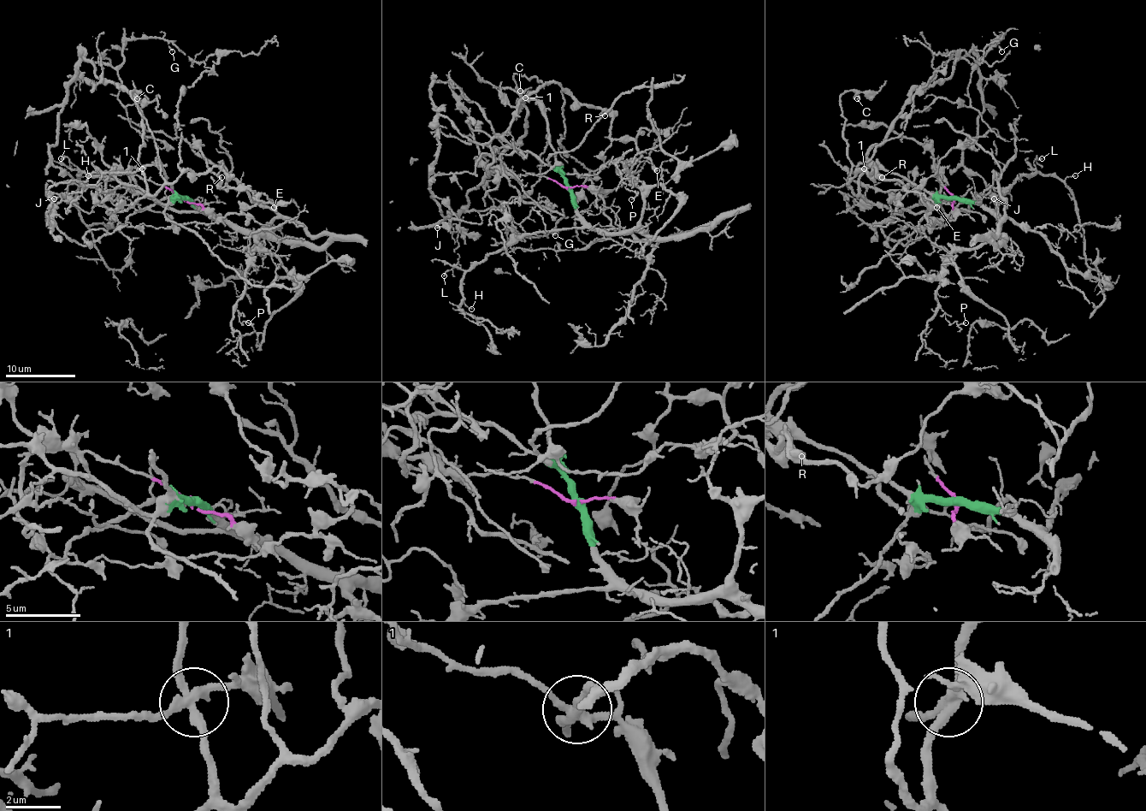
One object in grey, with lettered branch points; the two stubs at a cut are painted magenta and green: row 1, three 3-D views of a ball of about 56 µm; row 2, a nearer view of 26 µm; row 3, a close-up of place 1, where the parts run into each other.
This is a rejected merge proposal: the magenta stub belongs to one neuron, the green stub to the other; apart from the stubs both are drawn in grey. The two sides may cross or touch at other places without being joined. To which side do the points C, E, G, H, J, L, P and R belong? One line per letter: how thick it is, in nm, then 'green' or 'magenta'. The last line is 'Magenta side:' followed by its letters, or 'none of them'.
C: 180 nm thick; magenta
E: 320 nm thick; magenta
G: 170 nm thick; magenta
H: 120 nm thick; green
J: 220 nm thick; magenta
L: 200 nm thick; green
P: 140 nm thick; green
R: 160 nm thick; magenta
Magenta side: C, E, G, J, R

